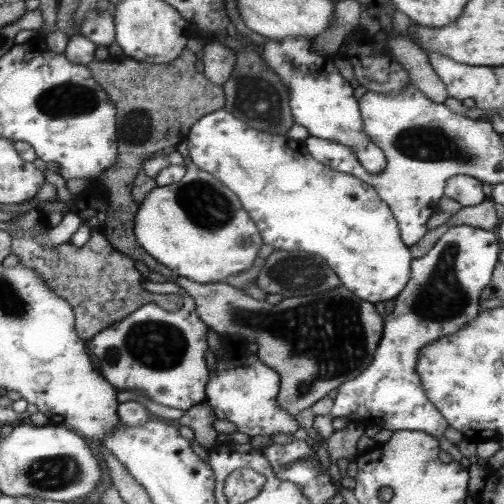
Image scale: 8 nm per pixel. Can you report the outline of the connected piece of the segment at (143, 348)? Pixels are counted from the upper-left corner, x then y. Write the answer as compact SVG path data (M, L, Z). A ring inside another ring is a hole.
M147 282L143 288L151 294L177 294L183 304L177 312L169 312L157 304L145 304L129 314L129 318L101 330L97 338L87 342L87 350L97 358L97 370L117 392L137 392L151 402L187 412L205 400L205 386L209 382L203 362L205 322L199 322L195 300L183 288L157 282Z

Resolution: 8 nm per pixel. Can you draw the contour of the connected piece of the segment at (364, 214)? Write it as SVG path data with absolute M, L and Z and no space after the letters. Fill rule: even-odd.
M221 108L193 124L187 134L187 154L197 168L213 174L237 194L237 200L241 200L245 212L257 224L257 230L261 230L261 240L265 240L267 246L275 252L307 252L321 256L341 286L357 298L373 304L395 300L409 284L409 278L413 278L413 256L405 242L401 242L401 230L389 206L385 206L369 184L317 162L307 152L305 142L253 130Z

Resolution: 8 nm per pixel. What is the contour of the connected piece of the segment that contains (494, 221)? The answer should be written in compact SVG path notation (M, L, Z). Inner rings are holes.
M485 200L477 206L467 206L461 208L457 214L453 214L445 226L453 228L453 226L471 226L477 230L495 230L499 224L497 214L493 212L493 202Z

